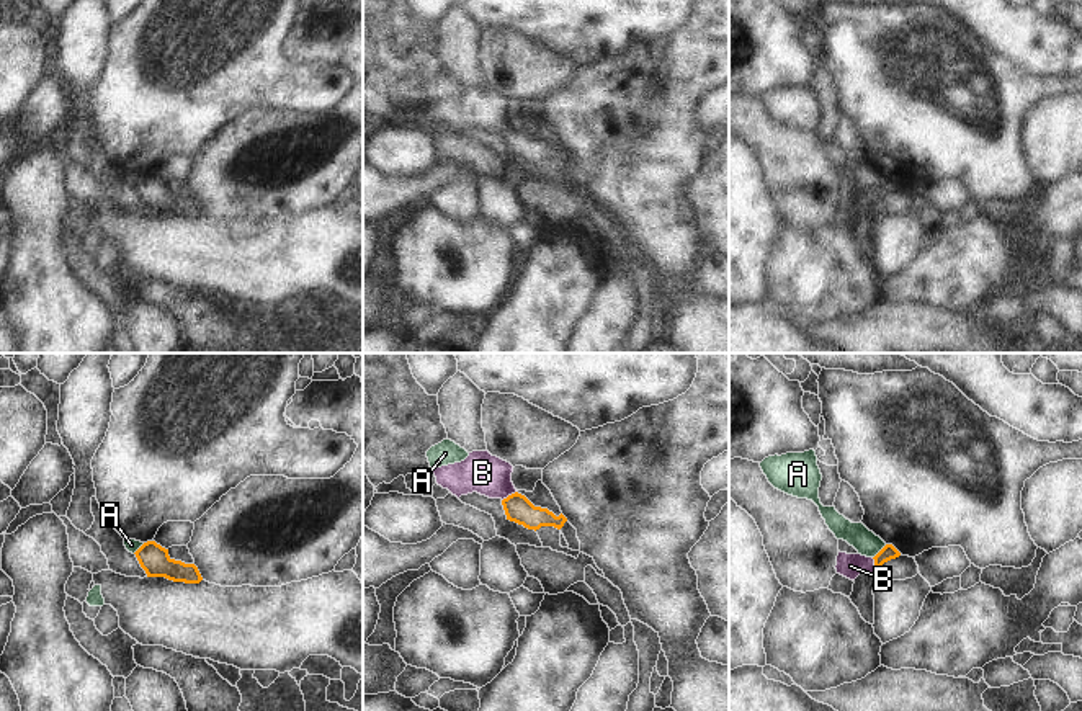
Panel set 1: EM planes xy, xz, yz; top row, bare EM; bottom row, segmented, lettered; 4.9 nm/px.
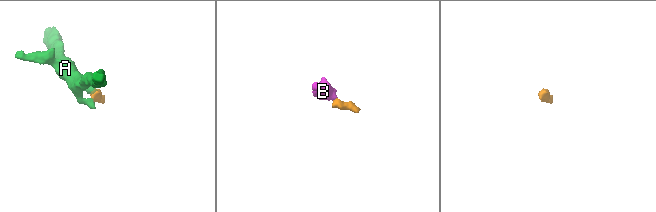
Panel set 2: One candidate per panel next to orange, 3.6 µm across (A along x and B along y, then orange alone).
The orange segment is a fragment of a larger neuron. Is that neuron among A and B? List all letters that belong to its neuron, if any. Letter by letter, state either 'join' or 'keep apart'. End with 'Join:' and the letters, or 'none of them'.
A: keep apart
B: join
Join: B

